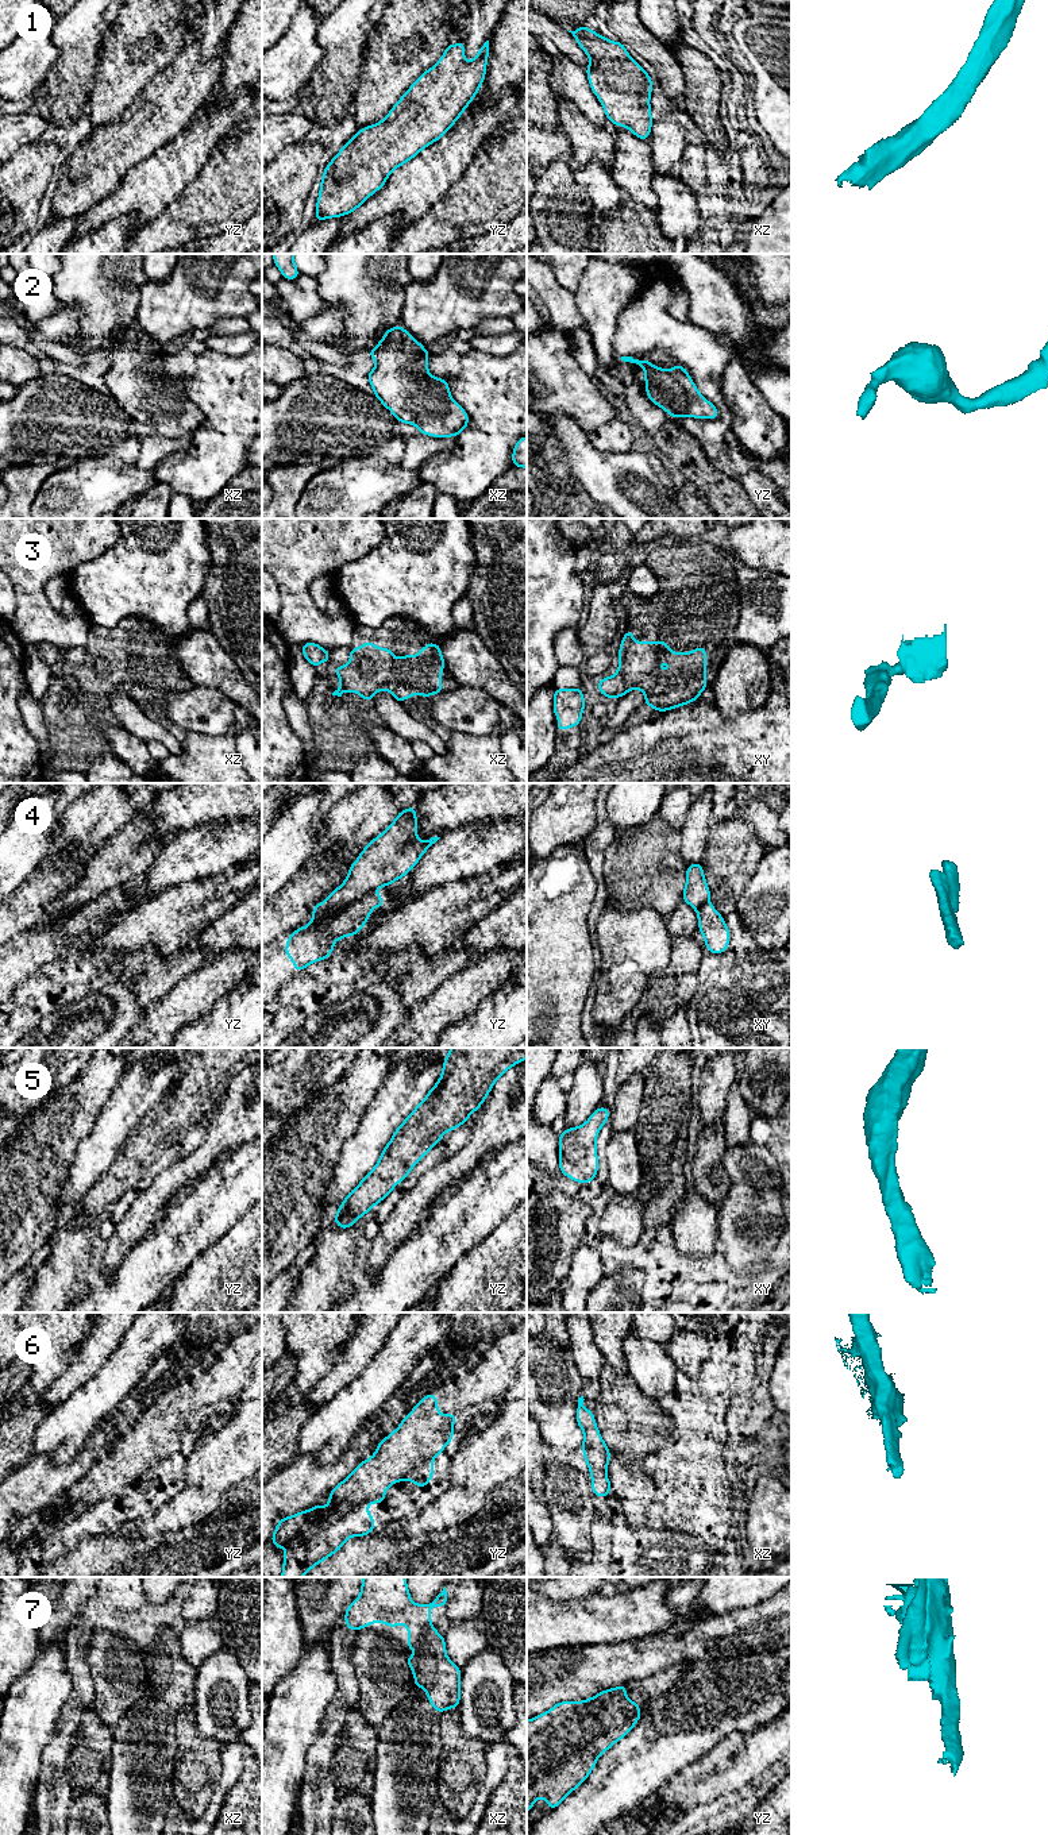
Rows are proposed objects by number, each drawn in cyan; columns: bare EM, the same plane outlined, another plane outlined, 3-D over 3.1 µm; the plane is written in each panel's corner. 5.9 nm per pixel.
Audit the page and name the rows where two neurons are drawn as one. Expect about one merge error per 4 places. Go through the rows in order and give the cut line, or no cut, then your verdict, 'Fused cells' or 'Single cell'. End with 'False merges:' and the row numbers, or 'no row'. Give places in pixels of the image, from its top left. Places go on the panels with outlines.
1: No split. Single cell
2: No split. Single cell
3: No split. Single cell
4: Split along yz (369, 893), (330, 914), (313, 917). Fused cells
5: No split. Single cell
6: No split. Single cell
7: No split. Single cell
False merges: 4

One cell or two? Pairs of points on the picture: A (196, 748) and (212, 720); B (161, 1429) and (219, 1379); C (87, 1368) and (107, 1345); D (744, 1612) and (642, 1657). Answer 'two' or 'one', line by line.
A: two
B: one
C: one
D: one

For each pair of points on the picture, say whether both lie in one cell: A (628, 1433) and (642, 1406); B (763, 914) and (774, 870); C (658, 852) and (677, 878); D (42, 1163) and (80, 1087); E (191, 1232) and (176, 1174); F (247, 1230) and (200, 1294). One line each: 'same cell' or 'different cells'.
A: different cells
B: same cell
C: same cell
D: same cell
E: different cells
F: same cell

